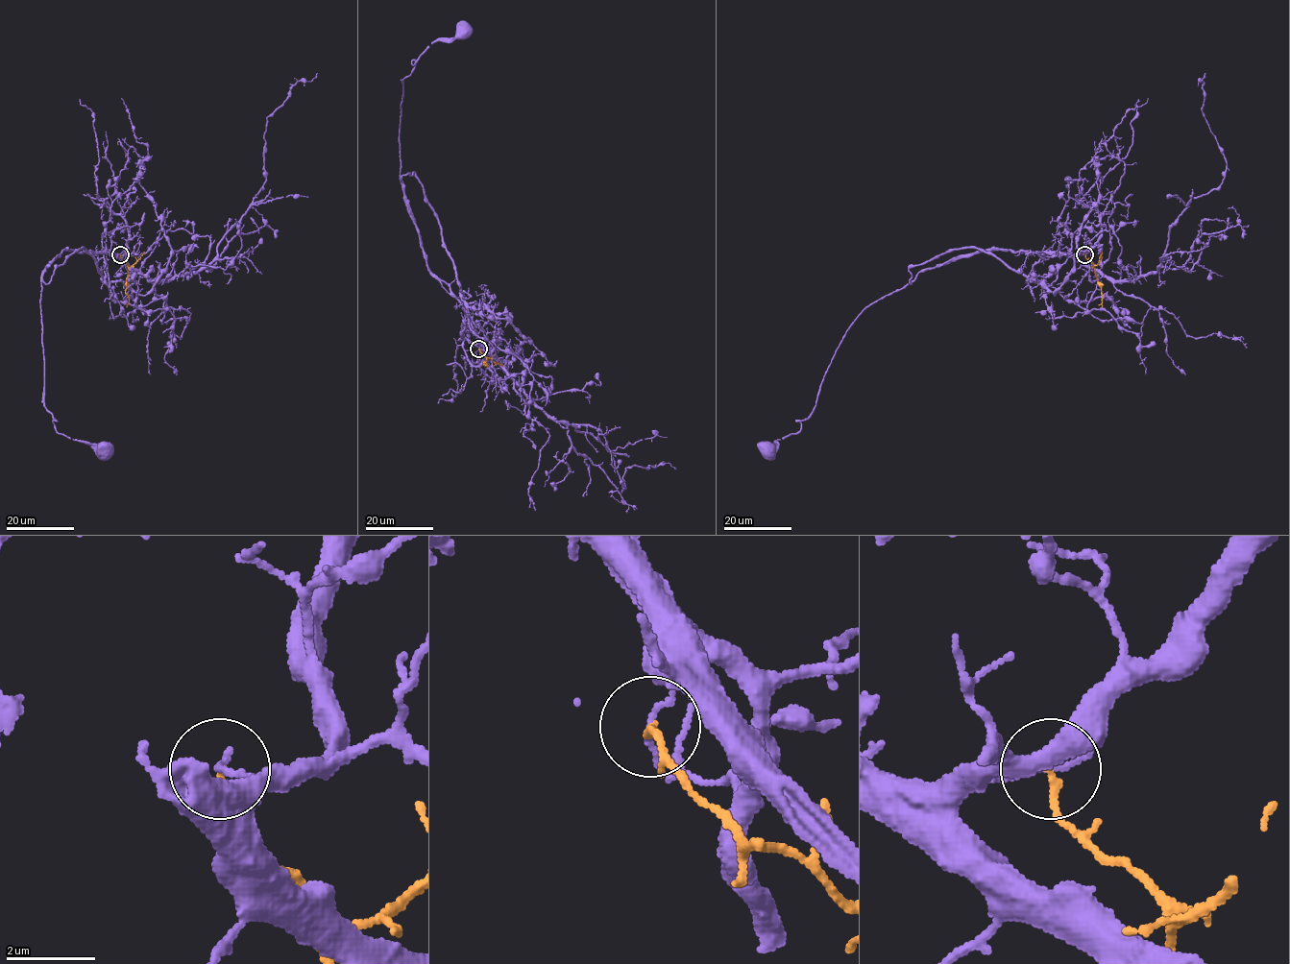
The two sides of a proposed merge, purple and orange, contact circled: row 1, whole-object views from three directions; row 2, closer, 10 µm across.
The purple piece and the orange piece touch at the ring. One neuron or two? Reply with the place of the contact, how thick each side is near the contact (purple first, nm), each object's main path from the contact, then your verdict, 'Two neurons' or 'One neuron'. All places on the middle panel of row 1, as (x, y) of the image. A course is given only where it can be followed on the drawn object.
Place: (478, 349). Thickness 150 nm (purple) against 160 nm. Course of purple: (478, 349), (481, 340), (469, 311), (430, 273), (400, 176), (402, 80), (432, 42), (463, 33). Course of orange: (478, 349), (486, 357), (485, 366). Two neurons

